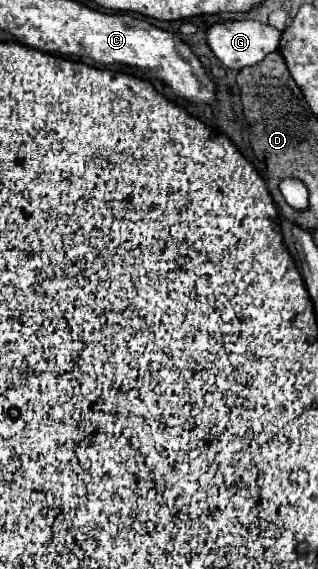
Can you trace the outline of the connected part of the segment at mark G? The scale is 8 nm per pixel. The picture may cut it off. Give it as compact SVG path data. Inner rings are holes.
M251 19L217 23L207 33L207 43L211 45L213 53L217 55L217 59L221 63L225 63L231 69L243 69L243 67L249 67L249 65L255 65L255 63L263 61L269 53L279 49L279 41L281 41L281 31L279 29Z

